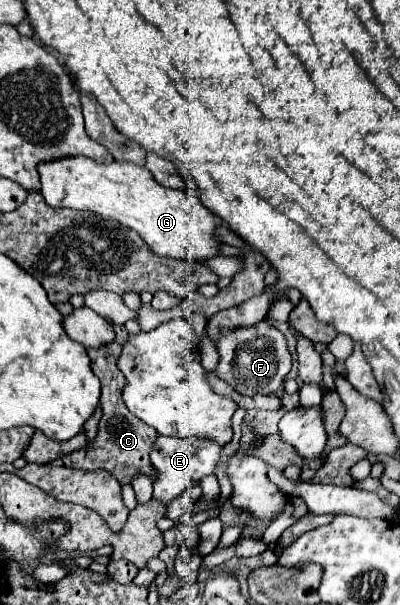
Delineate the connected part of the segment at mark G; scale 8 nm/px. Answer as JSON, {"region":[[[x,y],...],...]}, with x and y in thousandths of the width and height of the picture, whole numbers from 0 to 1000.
{"region":[[[218,260],[148,263],[98,273],[103,322],[123,342],[233,349],[338,379],[358,398],[408,425],[458,431],[518,431],[548,418],[543,375],[553,362],[518,349],[488,317],[398,306],[383,289],[323,266],[248,273]]]}

